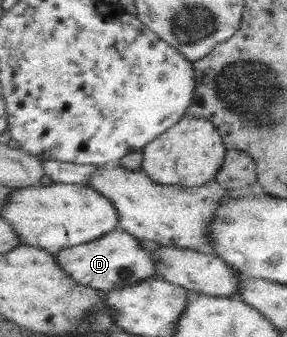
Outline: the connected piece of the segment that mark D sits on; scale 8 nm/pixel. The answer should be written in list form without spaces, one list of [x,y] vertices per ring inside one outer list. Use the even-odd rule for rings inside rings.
[[[120,228],[96,241],[62,249],[57,255],[57,262],[71,274],[71,277],[82,286],[92,286],[96,290],[109,291],[135,285],[147,278],[156,277],[157,259],[150,251],[140,246],[140,239]]]

